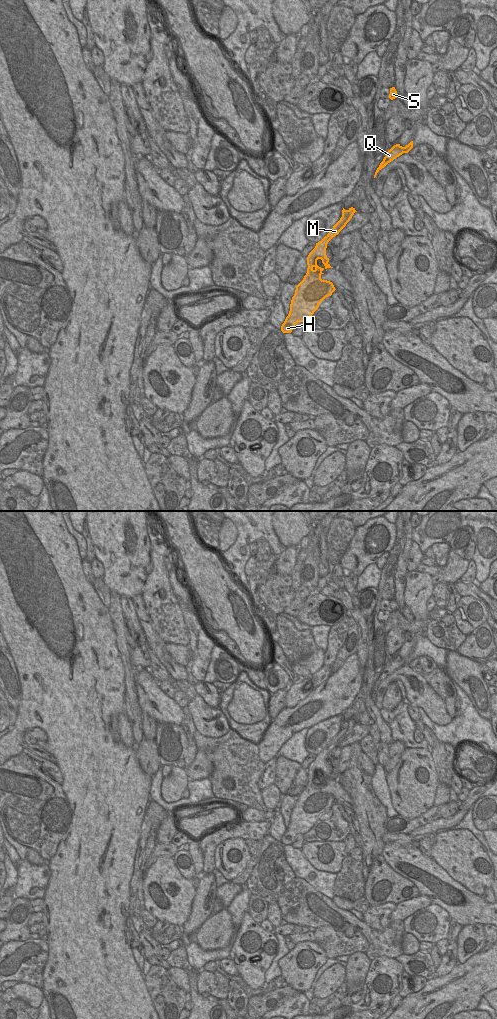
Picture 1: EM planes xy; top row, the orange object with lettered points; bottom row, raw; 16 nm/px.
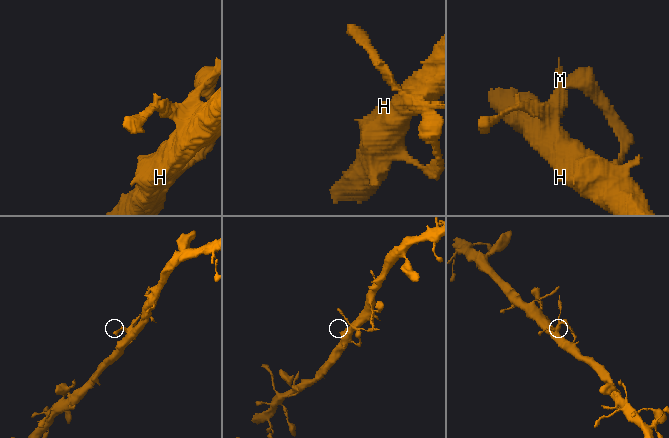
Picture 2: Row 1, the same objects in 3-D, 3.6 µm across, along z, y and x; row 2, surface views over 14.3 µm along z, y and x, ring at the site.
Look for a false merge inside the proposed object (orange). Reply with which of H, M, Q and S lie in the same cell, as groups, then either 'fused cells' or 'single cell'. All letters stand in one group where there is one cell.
H S / M Q | fused cells

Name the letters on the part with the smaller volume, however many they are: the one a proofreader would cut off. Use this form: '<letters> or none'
M, Q

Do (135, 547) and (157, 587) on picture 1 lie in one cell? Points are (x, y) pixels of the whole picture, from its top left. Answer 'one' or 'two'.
two

